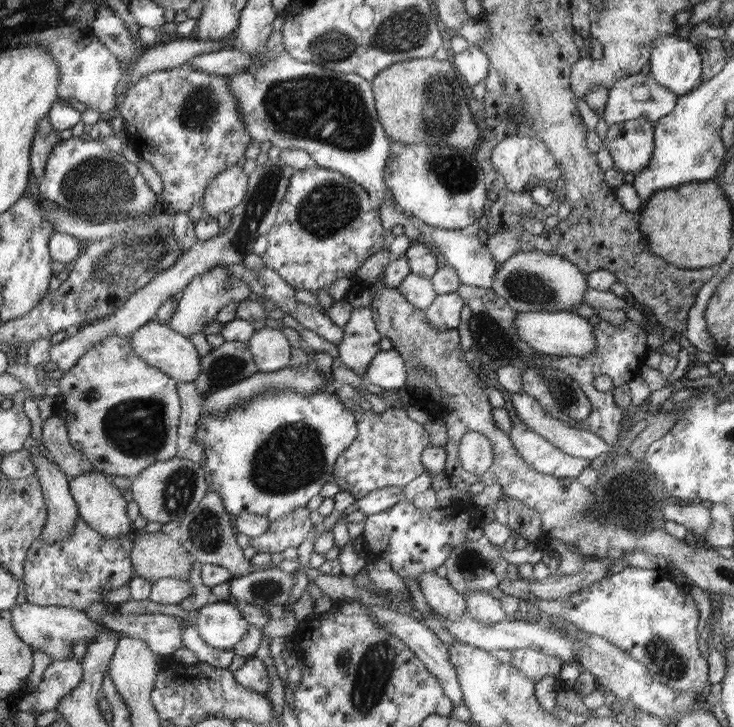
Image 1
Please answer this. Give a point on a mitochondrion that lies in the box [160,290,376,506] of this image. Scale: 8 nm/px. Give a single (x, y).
(290, 459)

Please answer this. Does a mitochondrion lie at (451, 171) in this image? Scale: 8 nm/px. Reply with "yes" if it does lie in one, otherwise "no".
yes

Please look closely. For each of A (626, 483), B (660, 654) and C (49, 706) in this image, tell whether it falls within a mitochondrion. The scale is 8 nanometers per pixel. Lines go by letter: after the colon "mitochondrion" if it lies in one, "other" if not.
A: mitochondrion
B: mitochondrion
C: other

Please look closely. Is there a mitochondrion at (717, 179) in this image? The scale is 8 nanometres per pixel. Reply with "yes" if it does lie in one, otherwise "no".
no

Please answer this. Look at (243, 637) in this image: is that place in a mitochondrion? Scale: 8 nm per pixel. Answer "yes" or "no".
no

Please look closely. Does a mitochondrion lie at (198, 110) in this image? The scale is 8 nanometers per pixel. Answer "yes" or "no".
yes

